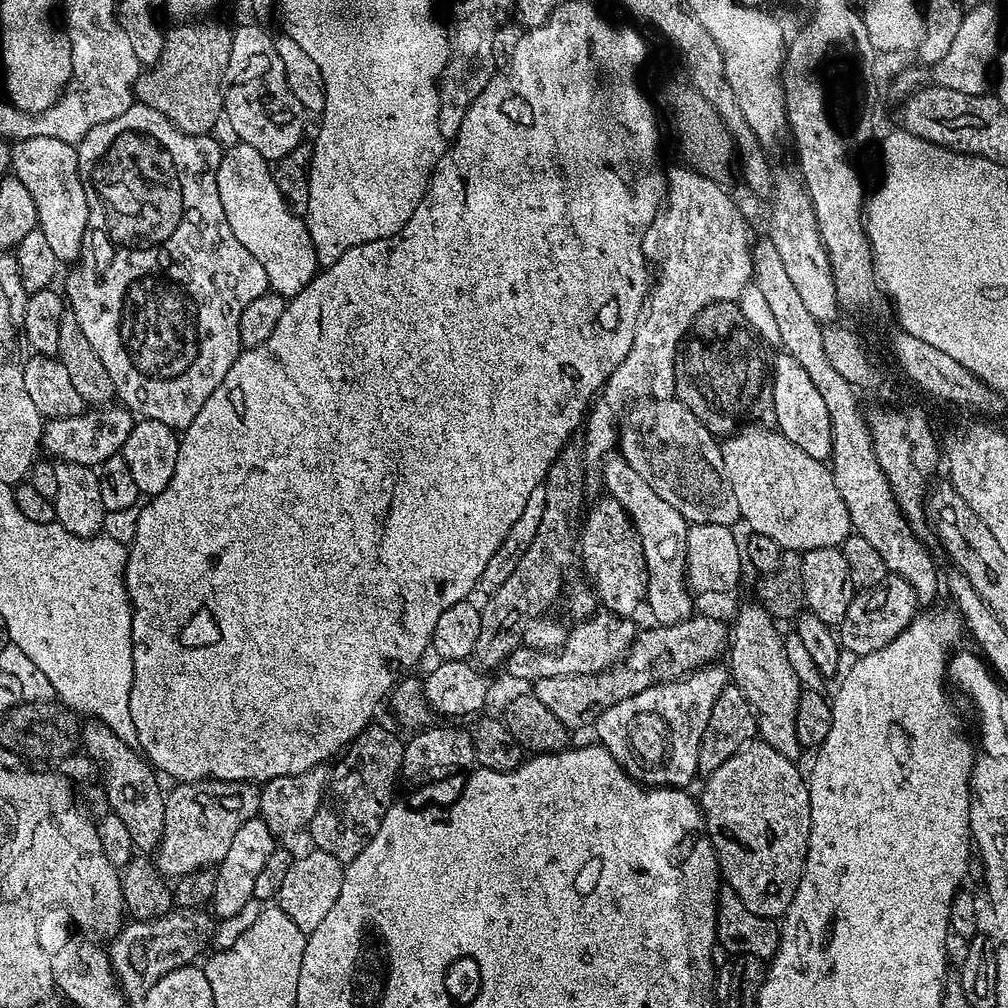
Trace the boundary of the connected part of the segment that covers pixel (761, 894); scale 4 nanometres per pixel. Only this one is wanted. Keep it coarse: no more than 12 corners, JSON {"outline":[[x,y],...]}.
{"outline":[[749,742],[698,796],[723,883],[783,917],[810,838],[796,760]]}

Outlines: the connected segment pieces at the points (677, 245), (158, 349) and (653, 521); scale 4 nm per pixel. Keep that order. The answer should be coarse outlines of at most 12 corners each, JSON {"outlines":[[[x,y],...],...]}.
{"outlines":[[[667,169],[646,233],[664,248],[630,354],[582,426],[584,459],[618,417],[675,397],[696,315],[739,301],[754,235],[729,189]],[[134,102],[78,145],[66,304],[183,430],[269,291],[215,135]],[[603,461],[604,488],[628,512],[648,567],[657,625],[693,615],[688,519],[631,468]]]}

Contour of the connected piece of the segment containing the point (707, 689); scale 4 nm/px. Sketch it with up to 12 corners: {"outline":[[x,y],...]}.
{"outline":[[723,663],[626,698],[595,739],[639,784],[683,788]]}

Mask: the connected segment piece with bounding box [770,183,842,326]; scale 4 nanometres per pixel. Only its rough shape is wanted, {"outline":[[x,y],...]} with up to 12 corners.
{"outline":[[801,183],[770,193],[770,238],[806,310],[841,319],[812,199]]}

